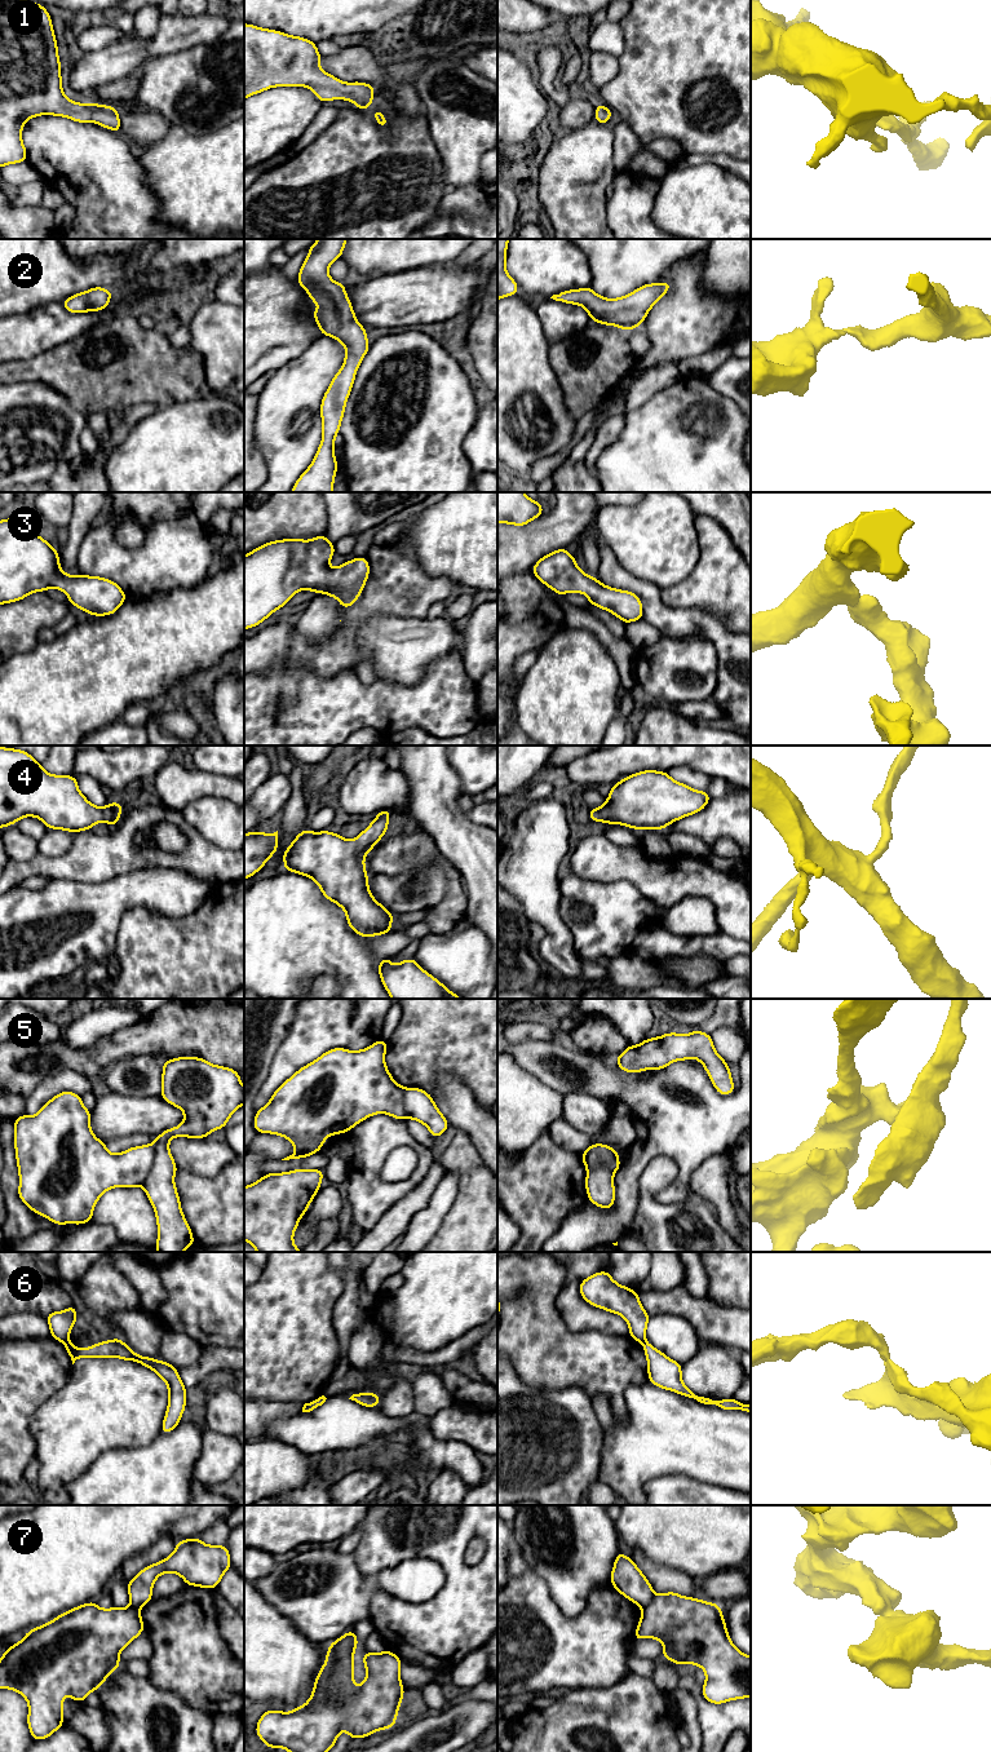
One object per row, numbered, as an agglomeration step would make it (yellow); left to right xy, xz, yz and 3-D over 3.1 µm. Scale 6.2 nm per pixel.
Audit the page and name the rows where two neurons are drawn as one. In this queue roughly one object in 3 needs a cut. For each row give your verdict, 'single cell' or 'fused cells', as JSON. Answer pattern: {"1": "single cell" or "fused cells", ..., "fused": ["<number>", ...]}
{"1": "single cell", "2": "single cell", "3": "single cell", "4": "single cell", "5": "fused cells", "6": "fused cells", "7": "fused cells", "fused": ["5", "6", "7"]}

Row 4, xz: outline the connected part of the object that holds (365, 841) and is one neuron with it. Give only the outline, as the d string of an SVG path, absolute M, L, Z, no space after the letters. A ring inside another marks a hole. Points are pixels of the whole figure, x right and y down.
M379 811L354 840L306 828L283 854L284 871L314 880L323 897L344 910L348 926L362 938L391 932L394 915L371 894L364 866L364 857L388 831L390 813Z

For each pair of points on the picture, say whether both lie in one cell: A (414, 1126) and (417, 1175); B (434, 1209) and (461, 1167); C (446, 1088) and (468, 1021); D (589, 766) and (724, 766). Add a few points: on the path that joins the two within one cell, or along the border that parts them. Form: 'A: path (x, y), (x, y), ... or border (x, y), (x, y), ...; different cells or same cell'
A: border (406, 1120), (408, 1132), (432, 1150); different cells
B: border (447, 1169), (458, 1177), (458, 1193), (451, 1204); different cells
C: border (473, 1093), (458, 1078), (441, 1074), (433, 1098); different cells
D: path (623, 760), (690, 759); same cell

